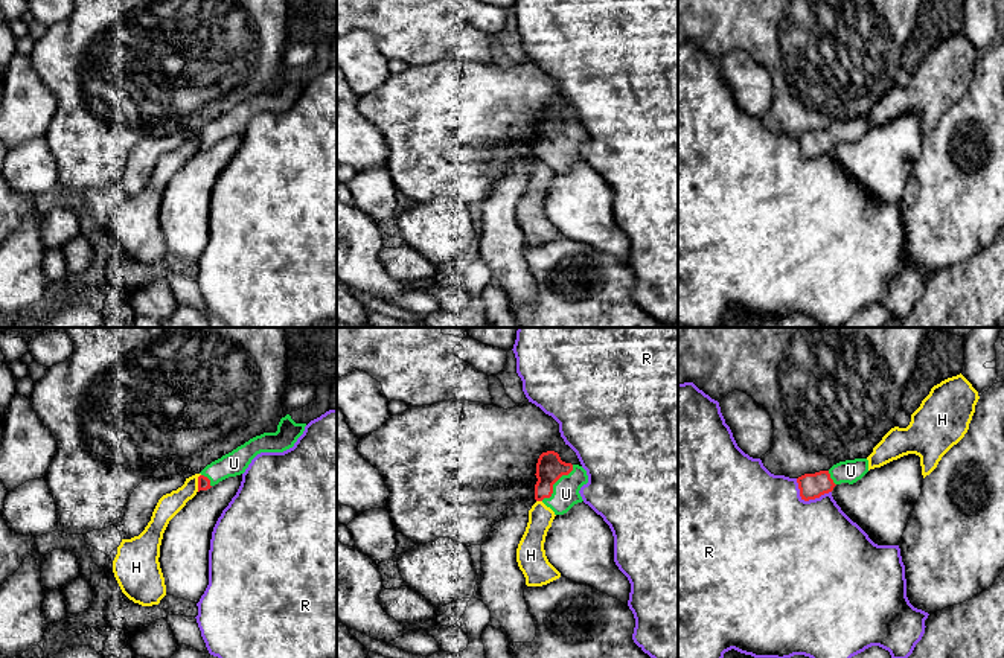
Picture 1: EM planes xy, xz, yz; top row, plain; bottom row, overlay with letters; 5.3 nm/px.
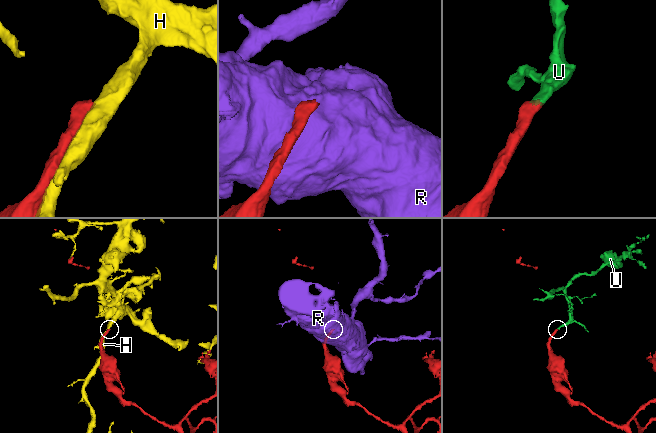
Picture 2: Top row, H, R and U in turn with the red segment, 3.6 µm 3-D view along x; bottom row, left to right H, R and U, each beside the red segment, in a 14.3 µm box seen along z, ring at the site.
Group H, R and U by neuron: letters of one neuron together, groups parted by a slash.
H / R / U

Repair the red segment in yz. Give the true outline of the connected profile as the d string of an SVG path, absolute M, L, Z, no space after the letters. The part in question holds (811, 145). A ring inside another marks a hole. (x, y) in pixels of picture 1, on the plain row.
M867 117L846 119L833 123L829 129L804 133L797 137L800 155L804 160L820 157L833 149L836 143L853 143L868 131Z

